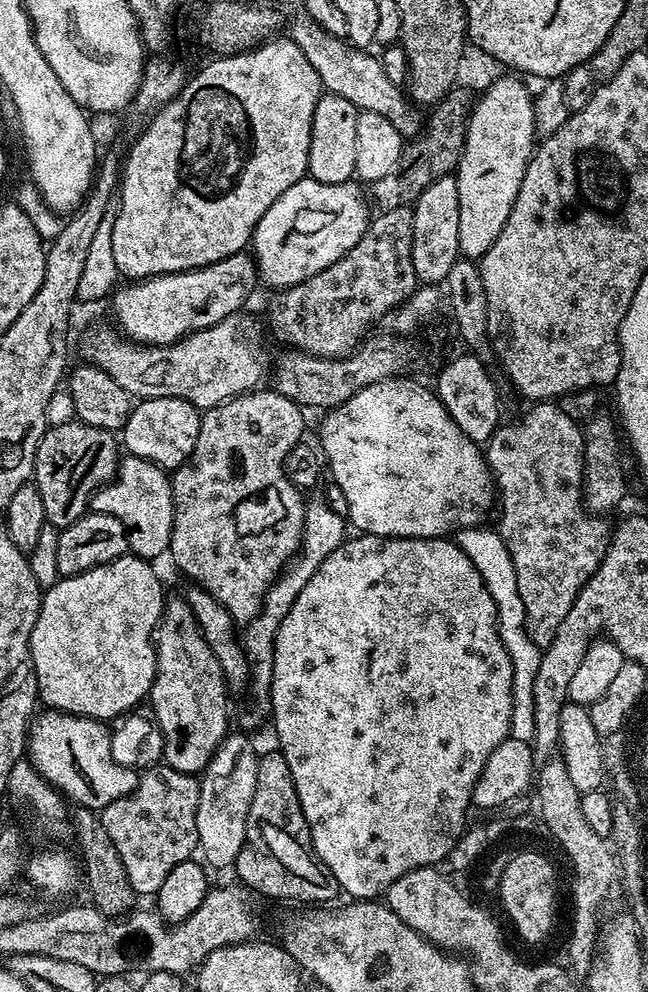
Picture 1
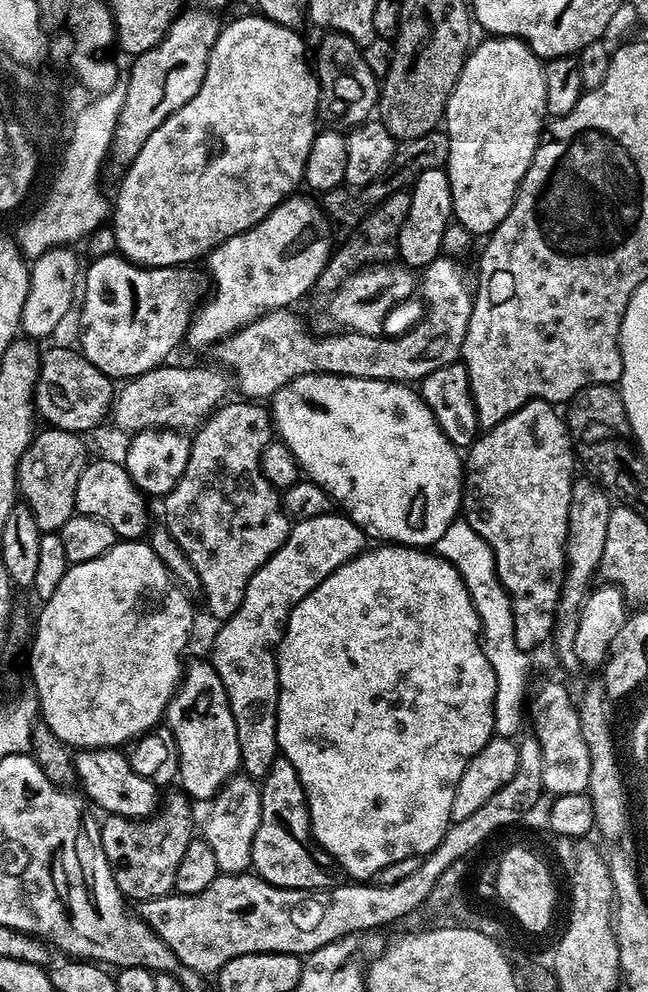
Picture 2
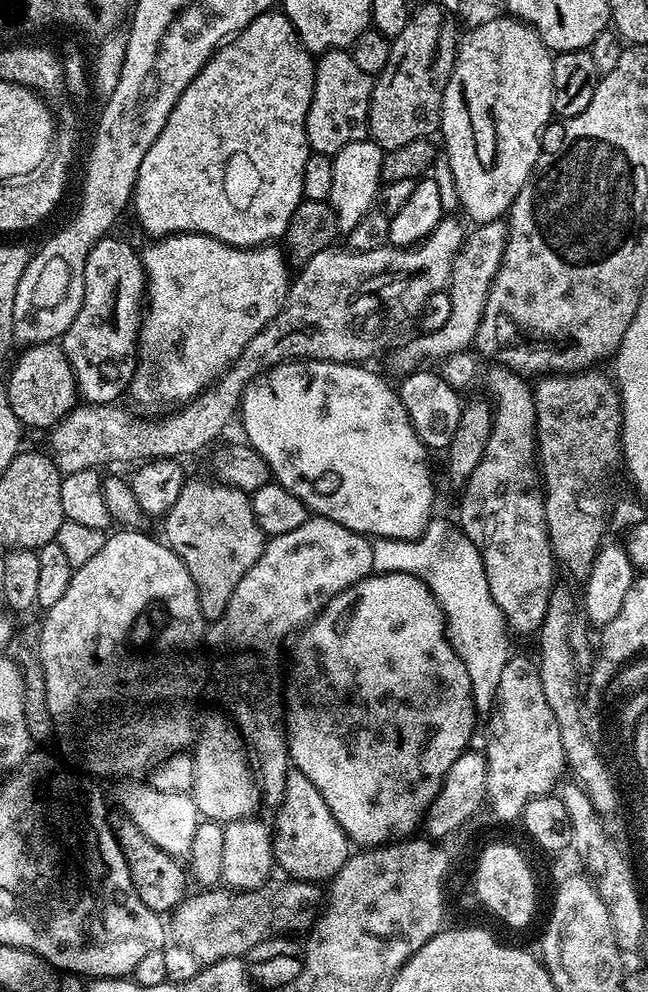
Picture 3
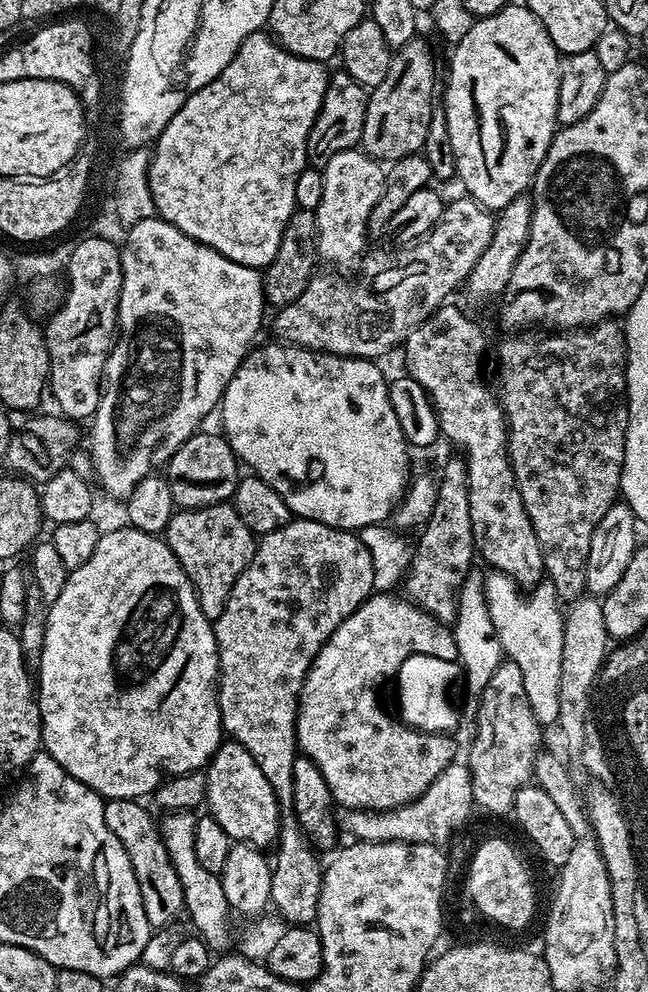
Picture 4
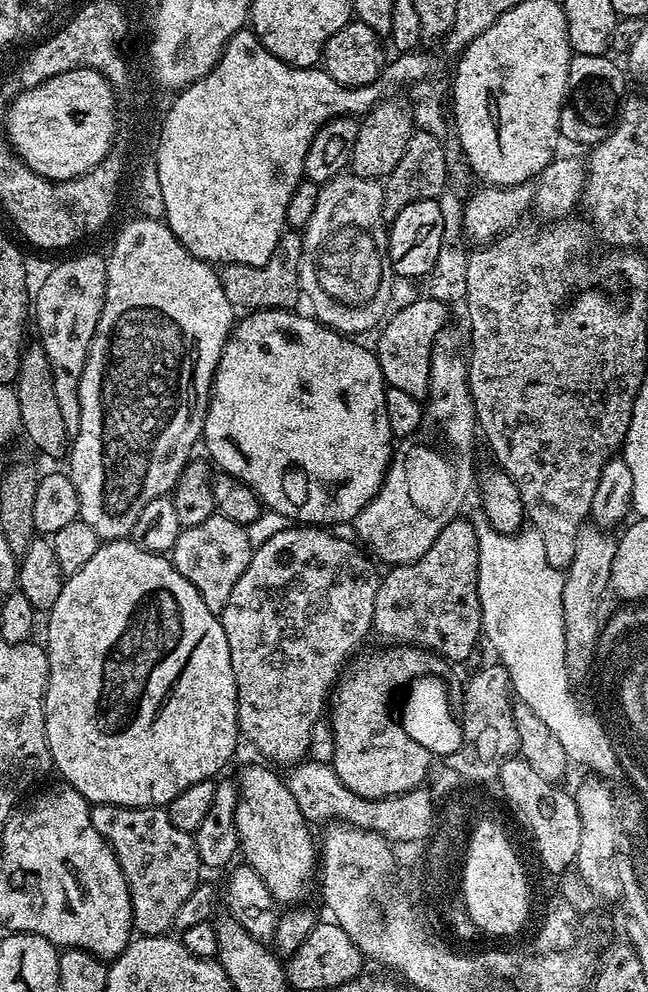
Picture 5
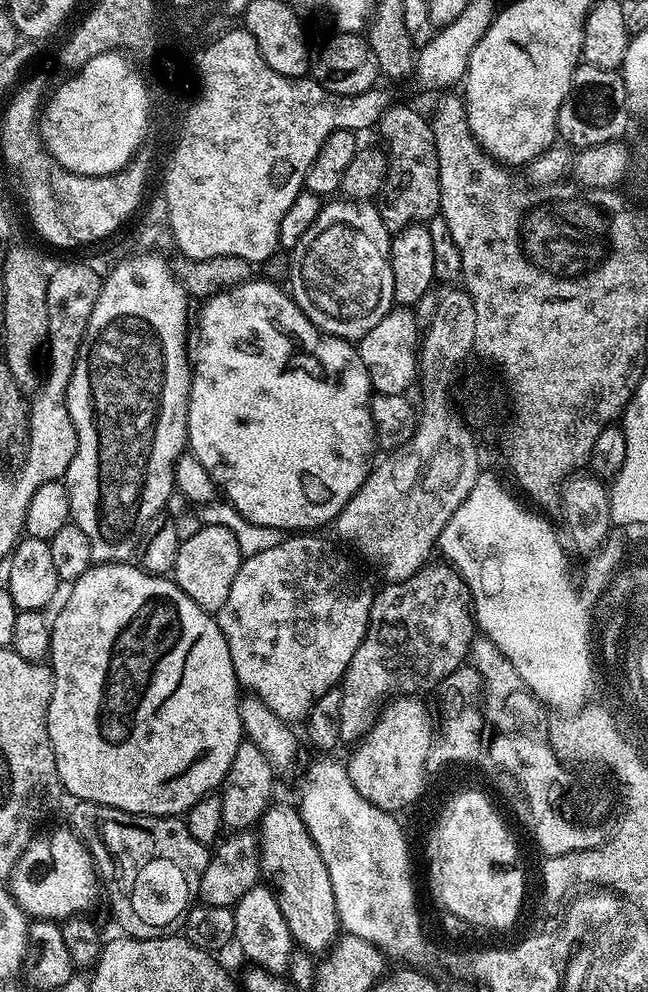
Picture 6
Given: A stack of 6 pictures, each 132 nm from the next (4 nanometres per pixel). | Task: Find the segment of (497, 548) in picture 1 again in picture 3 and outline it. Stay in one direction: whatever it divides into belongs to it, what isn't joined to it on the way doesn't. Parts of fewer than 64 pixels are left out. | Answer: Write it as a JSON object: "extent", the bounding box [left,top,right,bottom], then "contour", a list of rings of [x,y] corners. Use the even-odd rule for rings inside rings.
{"extent":[372,518,510,713],"contour":[[[433,518],[429,520],[417,540],[388,540],[377,536],[372,540],[374,554],[373,569],[376,572],[402,572],[414,574],[426,582],[434,594],[448,625],[448,636],[452,648],[462,658],[470,674],[472,696],[477,713],[493,711],[497,703],[496,691],[502,678],[502,666],[506,666],[510,655],[508,636],[510,629],[504,621],[498,602],[490,594],[486,583],[486,570],[482,566],[482,554],[474,542],[455,523]]]}

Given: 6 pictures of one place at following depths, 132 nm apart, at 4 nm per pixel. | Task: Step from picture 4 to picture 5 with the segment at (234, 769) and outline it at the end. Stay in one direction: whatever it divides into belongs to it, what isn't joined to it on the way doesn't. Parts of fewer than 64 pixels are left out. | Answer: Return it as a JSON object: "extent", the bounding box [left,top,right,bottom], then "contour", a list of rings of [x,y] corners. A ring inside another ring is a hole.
{"extent":[235,764,318,906],"contour":[[[248,764],[235,777],[240,790],[236,807],[236,825],[240,839],[240,852],[243,859],[266,882],[270,894],[277,905],[292,906],[304,896],[308,883],[313,883],[314,869],[318,864],[318,848],[312,845],[312,836],[308,833],[309,821],[304,819],[294,794],[290,794],[287,783],[271,767],[260,764]]]}

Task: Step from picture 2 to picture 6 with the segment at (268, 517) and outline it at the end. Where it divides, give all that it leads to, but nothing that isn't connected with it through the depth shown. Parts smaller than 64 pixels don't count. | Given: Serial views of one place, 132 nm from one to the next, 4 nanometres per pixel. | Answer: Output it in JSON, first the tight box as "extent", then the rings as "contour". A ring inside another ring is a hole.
{"extent":[170,524,241,614],"contour":[[[205,524],[198,534],[181,540],[170,576],[203,612],[215,614],[222,610],[226,598],[230,598],[230,586],[234,586],[234,574],[238,574],[241,559],[235,534],[226,526]]]}

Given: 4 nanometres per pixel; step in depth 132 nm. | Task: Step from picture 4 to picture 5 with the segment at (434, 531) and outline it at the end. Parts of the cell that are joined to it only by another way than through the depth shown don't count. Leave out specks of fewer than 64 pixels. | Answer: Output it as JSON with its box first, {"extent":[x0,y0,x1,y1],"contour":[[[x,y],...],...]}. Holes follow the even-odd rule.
{"extent":[372,518,482,662],"contour":[[[463,518],[451,520],[442,530],[442,534],[438,534],[438,538],[434,538],[434,546],[430,546],[430,550],[426,550],[426,554],[422,554],[422,558],[418,558],[412,564],[398,564],[389,567],[387,571],[388,573],[383,573],[378,586],[378,594],[374,598],[372,632],[375,635],[380,635],[384,642],[391,642],[396,646],[425,648],[428,652],[435,652],[445,662],[468,659],[476,643],[482,640],[482,610],[480,609],[480,595],[478,594],[478,536],[476,534],[476,524],[473,521],[463,520]]]}

